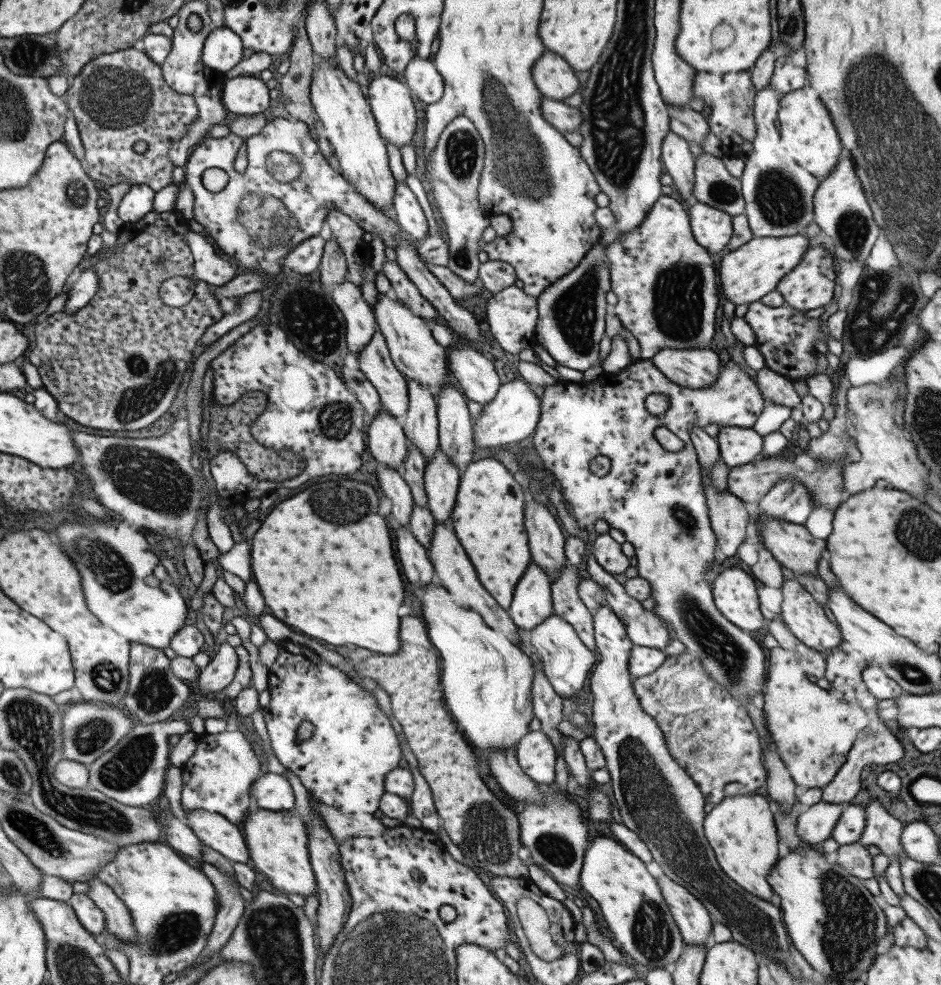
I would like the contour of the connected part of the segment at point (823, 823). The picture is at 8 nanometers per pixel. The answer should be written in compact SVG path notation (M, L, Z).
M818 804L805 807L797 818L796 832L808 846L820 849L820 844L831 836L832 829L845 805Z

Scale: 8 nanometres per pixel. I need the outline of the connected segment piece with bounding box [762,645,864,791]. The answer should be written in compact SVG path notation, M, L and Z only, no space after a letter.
M780 645L770 650L770 658L768 658L768 676L762 693L764 695L763 709L764 715L766 715L766 721L768 721L768 729L770 729L770 733L772 733L771 736L773 736L773 741L776 743L776 748L778 749L780 758L784 761L786 768L791 772L792 780L794 780L796 786L800 790L822 790L824 787L830 784L829 782L834 778L834 776L836 776L836 771L844 764L844 761L846 760L846 754L852 750L852 746L854 746L854 740L858 738L858 728L860 728L860 722L864 722L864 720L856 720L856 716L854 716L854 714L856 714L856 710L848 706L848 700L834 698L834 696L832 696L832 692L828 692L828 690L820 688L817 682L810 682L810 680L807 678L806 672L799 665L799 662L794 658L794 654L788 652L788 650L784 650L784 648L780 648Z

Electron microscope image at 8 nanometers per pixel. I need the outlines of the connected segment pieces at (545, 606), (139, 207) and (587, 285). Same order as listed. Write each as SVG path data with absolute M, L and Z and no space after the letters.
M534 561L514 587L511 606L513 622L524 630L531 631L553 612L551 580Z
M146 184L131 186L118 204L120 220L123 220L124 223L140 223L146 215L152 213L155 196L156 191L146 186Z
M598 244L592 248L587 255L568 274L552 283L545 292L537 298L538 322L536 327L536 338L544 350L554 358L558 365L567 370L576 369L580 372L594 368L600 364L599 346L605 335L606 314L608 310L606 293L611 290L610 272L608 272L608 261L604 252L608 245Z

